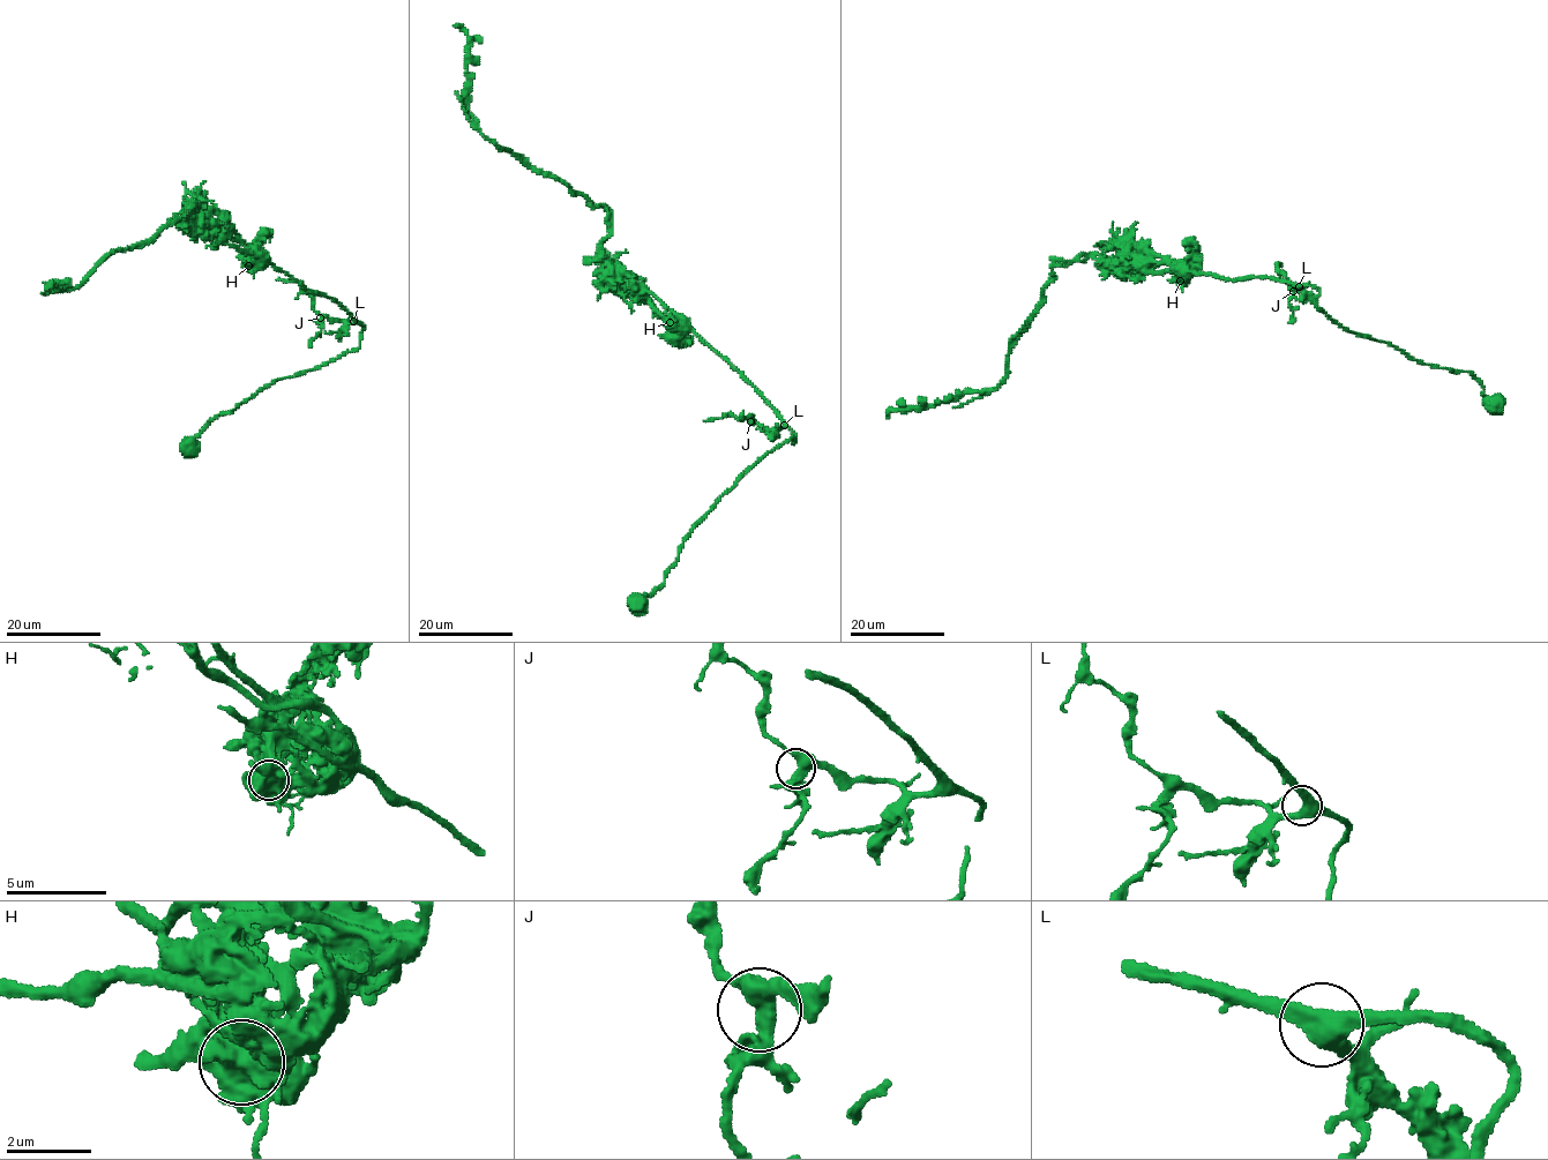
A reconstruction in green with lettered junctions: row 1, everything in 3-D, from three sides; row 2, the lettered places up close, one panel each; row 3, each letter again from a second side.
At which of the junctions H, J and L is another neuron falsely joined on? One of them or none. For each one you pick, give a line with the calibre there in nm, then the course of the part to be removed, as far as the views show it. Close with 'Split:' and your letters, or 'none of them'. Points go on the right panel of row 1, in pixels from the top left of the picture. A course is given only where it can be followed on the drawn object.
H: Thickness 750 nm. Course of the part to remove: (1180, 281), (1174, 263), (1127, 251), (1056, 260), (1007, 376), (952, 408)
Split: H

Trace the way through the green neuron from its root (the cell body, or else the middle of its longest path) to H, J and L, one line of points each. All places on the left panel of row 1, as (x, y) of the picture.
H: (193, 447), (216, 416), (359, 346), (364, 327), (342, 305), (271, 264), (248, 266)
J: (193, 447), (194, 438), (216, 416), (233, 410), (274, 381), (321, 368), (359, 346), (364, 327), (320, 317)
L: (193, 447), (194, 438), (216, 416), (233, 410), (274, 381), (321, 368), (356, 351), (364, 327), (353, 321)

